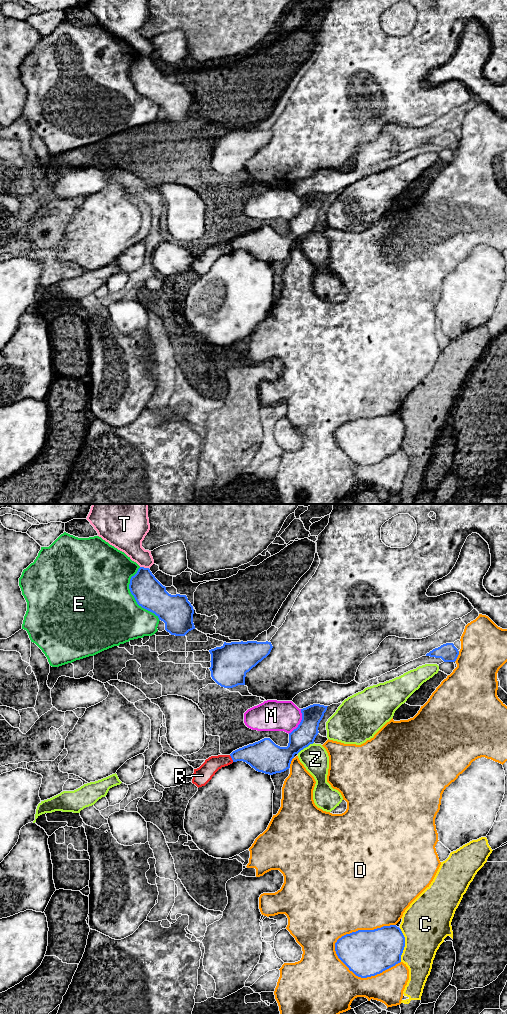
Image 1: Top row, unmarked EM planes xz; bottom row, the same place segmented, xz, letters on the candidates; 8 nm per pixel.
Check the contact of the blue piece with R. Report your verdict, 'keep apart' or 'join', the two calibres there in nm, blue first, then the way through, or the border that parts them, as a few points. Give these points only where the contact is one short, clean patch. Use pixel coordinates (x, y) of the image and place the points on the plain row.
keep apart | 240/140 nm | along xz (229, 243), (233, 249)

